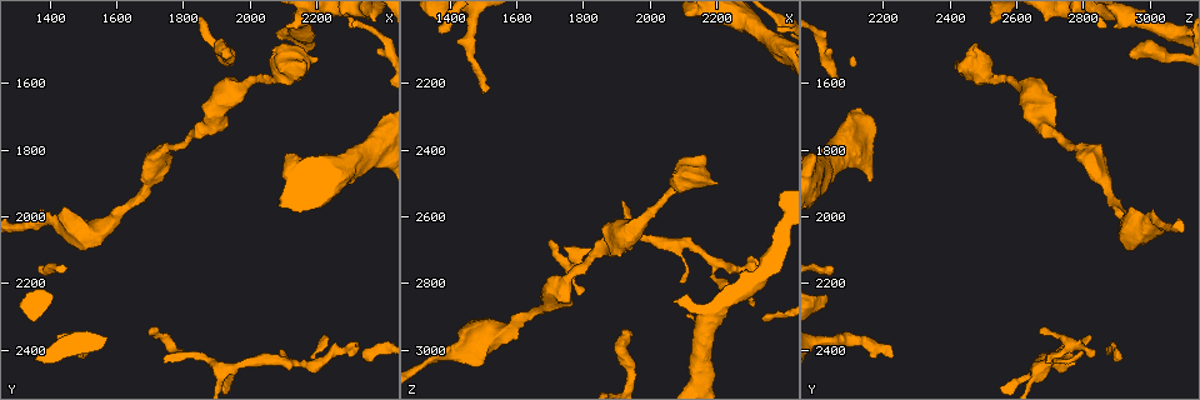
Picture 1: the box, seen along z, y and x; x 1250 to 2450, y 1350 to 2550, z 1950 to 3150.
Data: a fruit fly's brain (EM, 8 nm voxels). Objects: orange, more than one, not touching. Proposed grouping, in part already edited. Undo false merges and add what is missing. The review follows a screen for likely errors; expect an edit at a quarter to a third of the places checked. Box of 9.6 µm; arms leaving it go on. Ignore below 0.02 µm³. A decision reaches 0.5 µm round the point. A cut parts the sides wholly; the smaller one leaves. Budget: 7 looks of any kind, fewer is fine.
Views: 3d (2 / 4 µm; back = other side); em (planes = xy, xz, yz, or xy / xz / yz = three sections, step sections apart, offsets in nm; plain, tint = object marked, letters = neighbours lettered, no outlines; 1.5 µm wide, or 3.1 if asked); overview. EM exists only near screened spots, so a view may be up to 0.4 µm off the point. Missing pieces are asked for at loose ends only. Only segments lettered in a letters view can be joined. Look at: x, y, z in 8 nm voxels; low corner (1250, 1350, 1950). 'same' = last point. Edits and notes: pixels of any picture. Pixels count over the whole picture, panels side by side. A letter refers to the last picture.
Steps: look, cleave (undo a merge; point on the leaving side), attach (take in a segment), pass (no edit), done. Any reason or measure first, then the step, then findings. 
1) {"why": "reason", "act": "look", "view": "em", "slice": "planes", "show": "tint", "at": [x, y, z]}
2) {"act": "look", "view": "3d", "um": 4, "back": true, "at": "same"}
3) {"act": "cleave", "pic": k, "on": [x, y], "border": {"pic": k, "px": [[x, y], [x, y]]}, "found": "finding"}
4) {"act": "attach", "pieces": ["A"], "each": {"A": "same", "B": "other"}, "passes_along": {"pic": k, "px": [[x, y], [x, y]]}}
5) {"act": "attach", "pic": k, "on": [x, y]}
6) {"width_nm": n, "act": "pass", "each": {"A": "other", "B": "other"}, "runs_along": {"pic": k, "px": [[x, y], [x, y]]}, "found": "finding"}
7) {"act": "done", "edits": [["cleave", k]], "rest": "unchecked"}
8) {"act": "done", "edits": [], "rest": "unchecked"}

{"why": "an open end", "act": "look", "view": "em", "slice": "planes", "show": "letters", "at": [2160, 1540, 2410]}

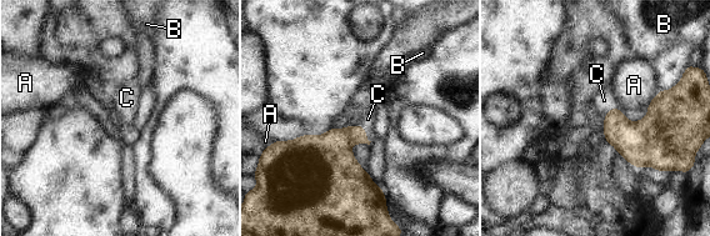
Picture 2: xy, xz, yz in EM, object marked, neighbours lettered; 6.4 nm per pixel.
{"longest_contact_nm": ["B", 150], "act": "attach", "pieces": ["C"], "each": {"A": "other", "B": "other", "C": "same"}, "found": "it goes on there"}

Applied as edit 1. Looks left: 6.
{"why": "redraw", "act": "look", "view": "overview"}

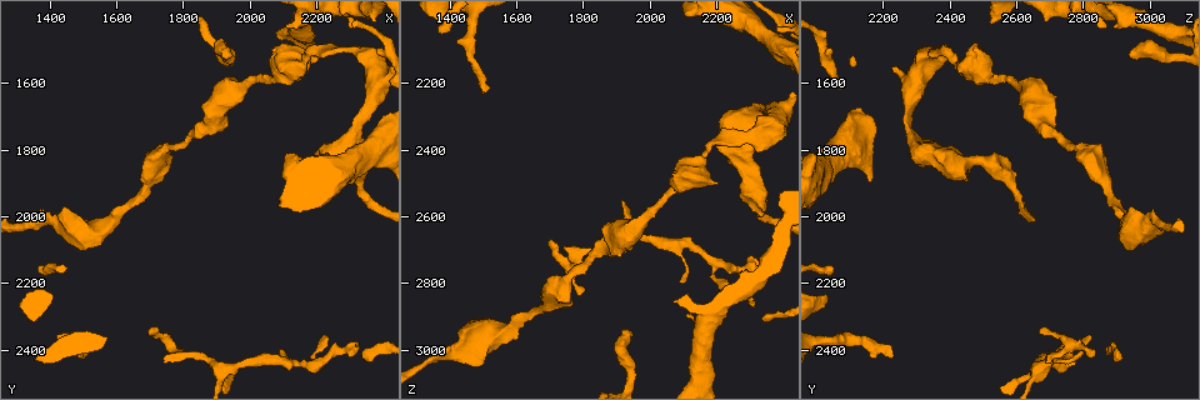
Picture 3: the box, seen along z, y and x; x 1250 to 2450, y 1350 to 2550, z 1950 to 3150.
{"why": "branch stops here", "act": "look", "view": "3d", "um": 2, "at": [2300, 2430, 2730]}

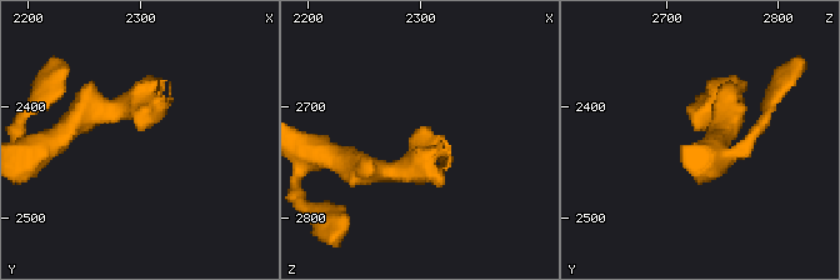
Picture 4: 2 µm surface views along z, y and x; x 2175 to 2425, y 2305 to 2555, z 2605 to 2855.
{"why": "now the EM", "act": "look", "view": "em", "slice": "yz", "step": 4, "show": "letters", "at": [2296, 2420, 2726]}

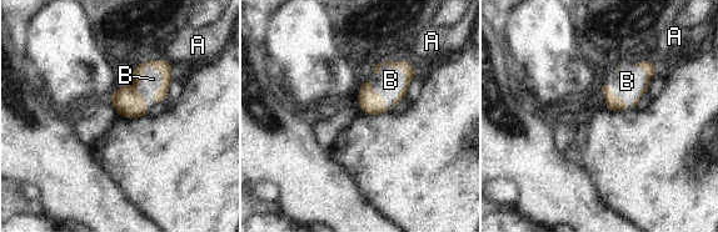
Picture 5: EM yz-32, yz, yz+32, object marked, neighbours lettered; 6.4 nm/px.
{"longest_contact_nm": ["B", 300], "act": "attach", "pieces": ["B"], "each": {"A": "other", "B": "same"}, "found": "it goes on there"}

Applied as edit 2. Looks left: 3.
{"act": "done", "edits": [["attach", 2], ["attach", 5]], "rest": "unchecked"}

